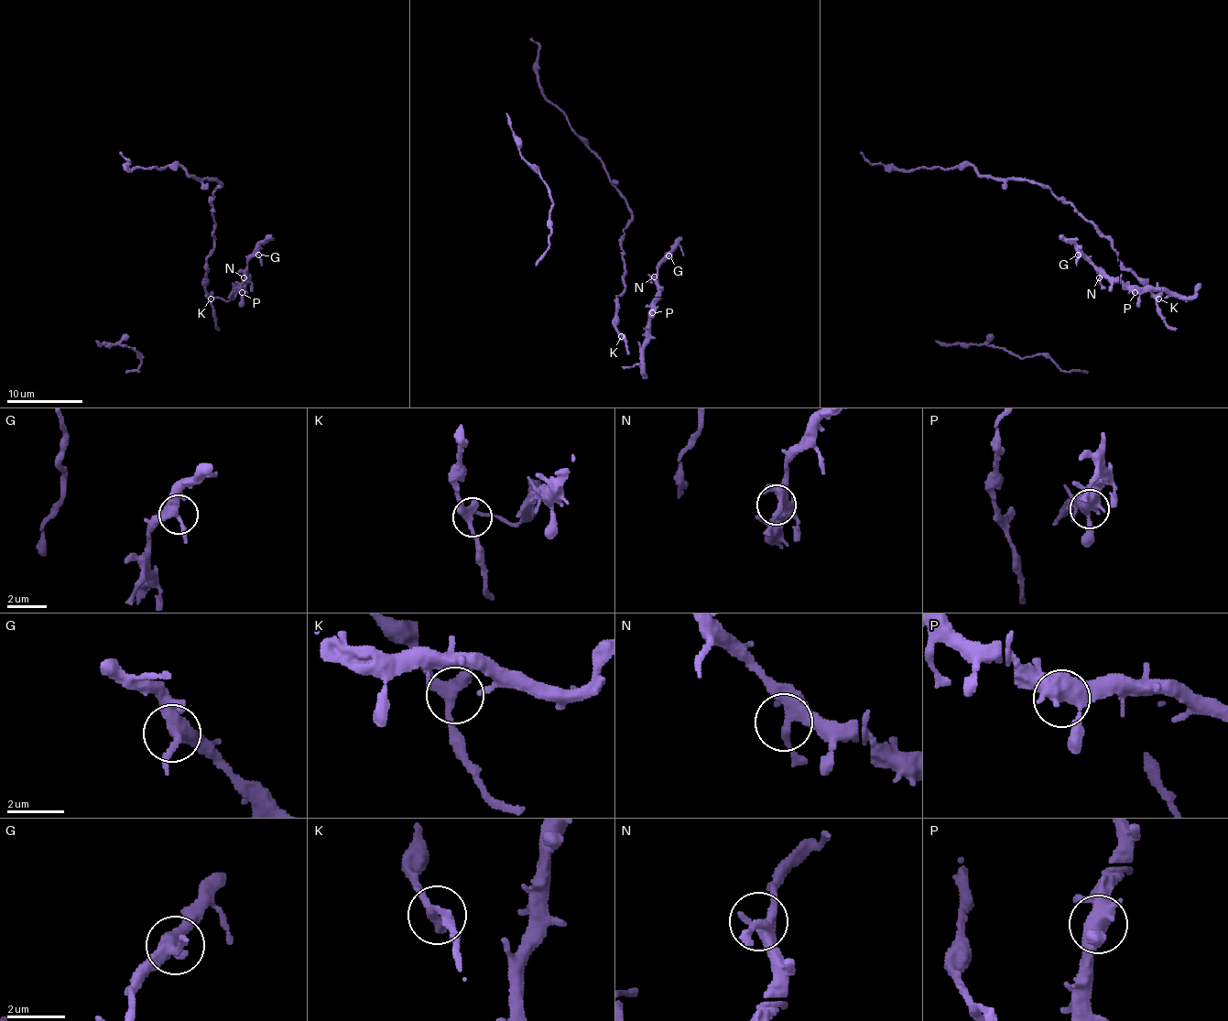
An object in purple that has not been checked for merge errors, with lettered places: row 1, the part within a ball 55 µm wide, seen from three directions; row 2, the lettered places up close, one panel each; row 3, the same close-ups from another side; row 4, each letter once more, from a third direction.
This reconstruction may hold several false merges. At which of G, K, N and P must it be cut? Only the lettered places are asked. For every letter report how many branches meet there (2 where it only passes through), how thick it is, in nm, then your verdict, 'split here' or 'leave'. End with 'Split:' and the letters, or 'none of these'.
G: branches 4; calibre 380 nm; leave
K: branches 2; calibre 380 nm; leave
N: branches 4; calibre 320 nm; leave
P: branches 3; calibre 480 nm; leave
Split: none of these

